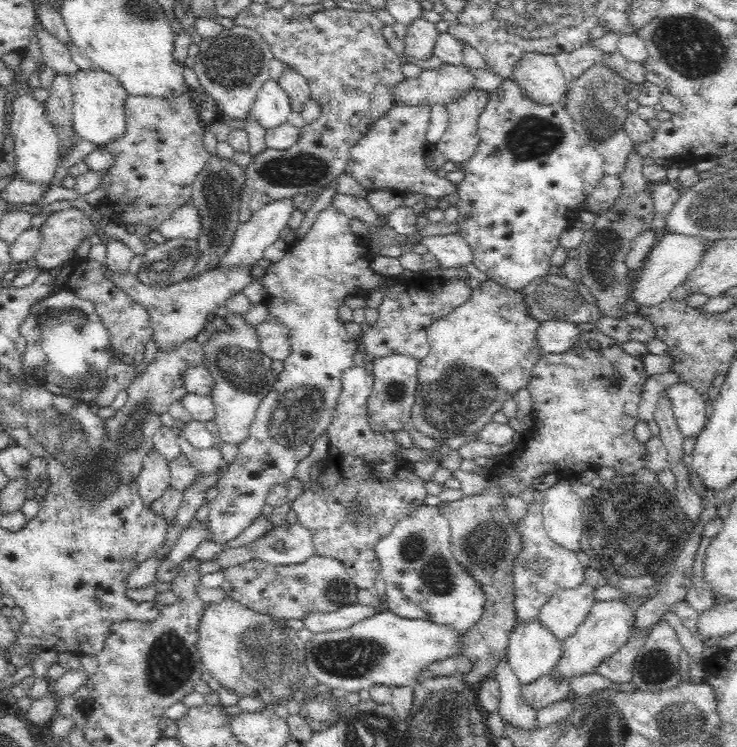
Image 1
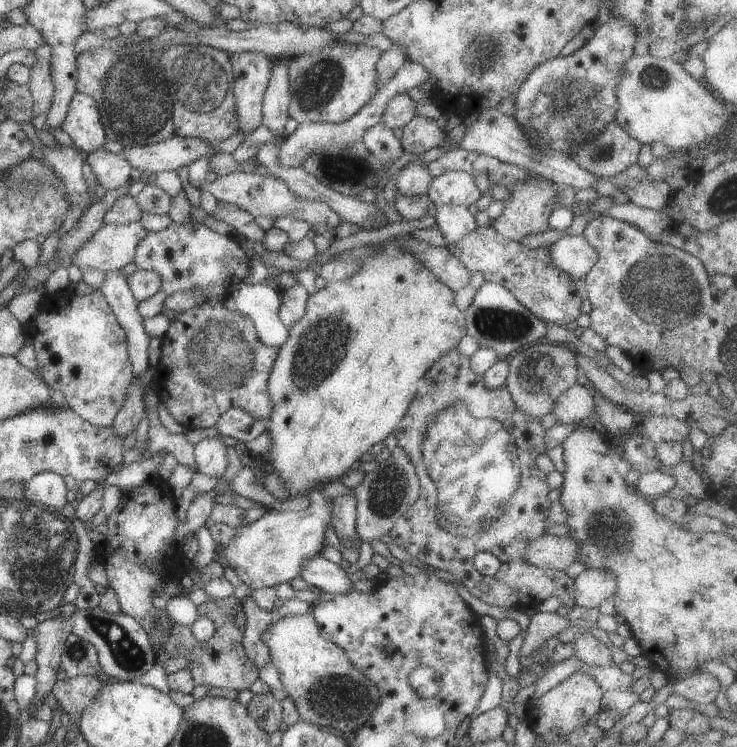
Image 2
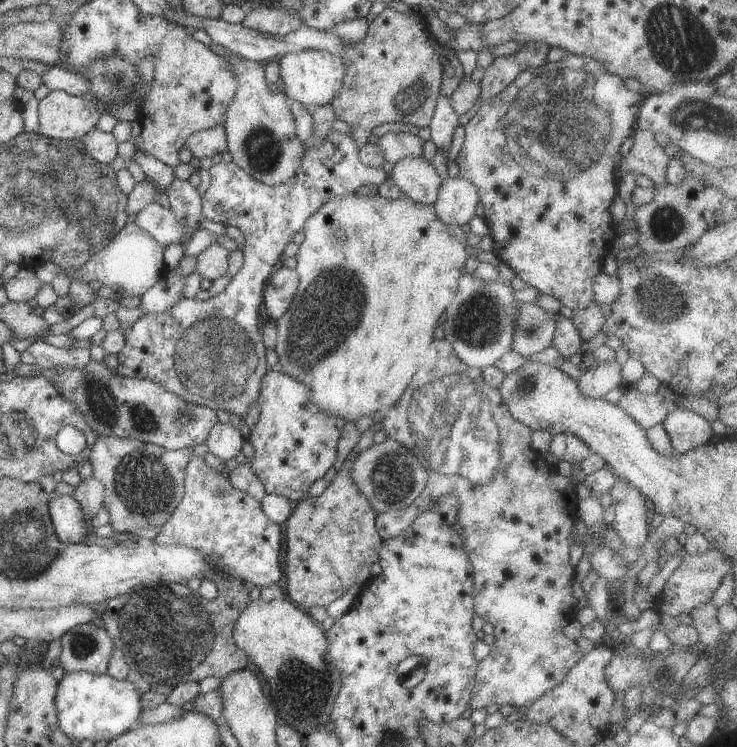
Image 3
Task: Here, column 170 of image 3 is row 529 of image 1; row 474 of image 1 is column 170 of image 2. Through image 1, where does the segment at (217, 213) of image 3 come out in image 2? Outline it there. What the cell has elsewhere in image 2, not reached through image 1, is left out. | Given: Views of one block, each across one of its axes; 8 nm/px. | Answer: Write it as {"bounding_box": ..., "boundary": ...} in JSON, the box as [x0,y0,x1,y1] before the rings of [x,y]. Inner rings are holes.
{"bounding_box":[153,299,279,430],"boundary":[[[210,299],[178,314],[170,322],[162,339],[161,356],[153,377],[153,391],[164,403],[170,416],[185,430],[212,428],[225,410],[234,407],[268,422],[274,410],[274,402],[267,384],[279,347],[265,345],[260,340],[251,318],[227,309],[223,299]]]}

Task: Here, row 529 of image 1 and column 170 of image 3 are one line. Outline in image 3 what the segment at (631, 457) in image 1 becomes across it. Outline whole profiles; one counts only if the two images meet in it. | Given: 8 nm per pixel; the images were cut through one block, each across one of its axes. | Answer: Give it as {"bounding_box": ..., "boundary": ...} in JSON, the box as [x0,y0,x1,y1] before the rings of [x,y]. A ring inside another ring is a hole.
{"bounding_box":[89,435,193,533],"boundary":[[[100,435],[92,450],[89,462],[94,476],[104,488],[103,507],[110,515],[109,524],[114,531],[133,533],[135,530],[164,525],[178,507],[185,494],[186,468],[193,460],[192,449],[167,450],[151,443],[117,435]]]}

